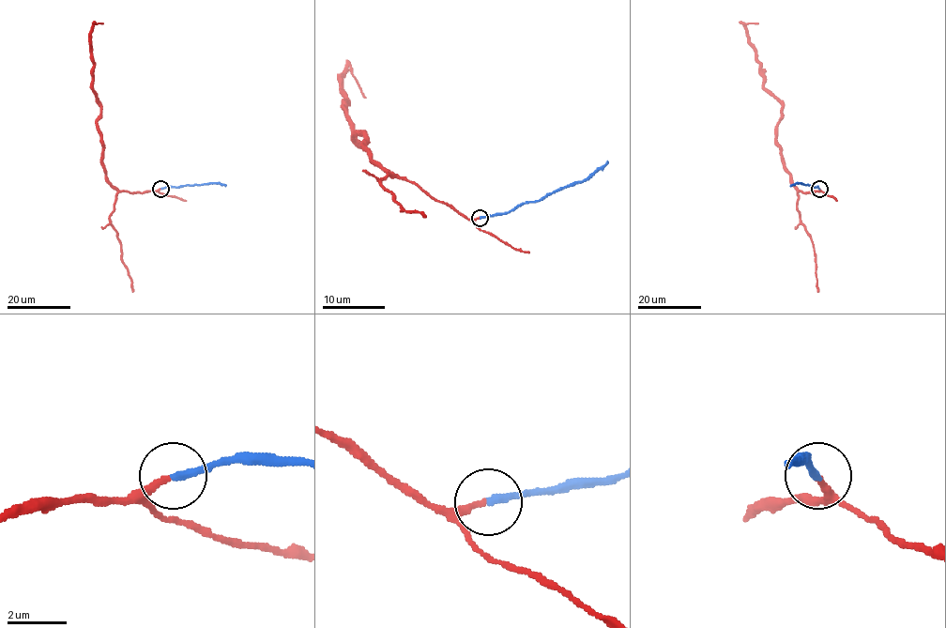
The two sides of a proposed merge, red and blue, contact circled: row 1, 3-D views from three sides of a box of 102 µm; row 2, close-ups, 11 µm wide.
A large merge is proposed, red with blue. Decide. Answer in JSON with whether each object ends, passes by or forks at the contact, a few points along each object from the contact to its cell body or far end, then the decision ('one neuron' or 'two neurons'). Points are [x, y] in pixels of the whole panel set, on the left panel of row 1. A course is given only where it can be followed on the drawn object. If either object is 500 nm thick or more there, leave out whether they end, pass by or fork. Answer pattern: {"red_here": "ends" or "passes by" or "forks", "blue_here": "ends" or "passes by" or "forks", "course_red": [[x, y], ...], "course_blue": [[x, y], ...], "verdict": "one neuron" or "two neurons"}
{"red_here": "ends", "blue_here": "ends", "course_red": [[160, 188], [119, 191], [102, 166], [90, 36], [94, 24], [103, 23]], "course_blue": [[161, 188], [226, 185]], "verdict": "one neuron"}

